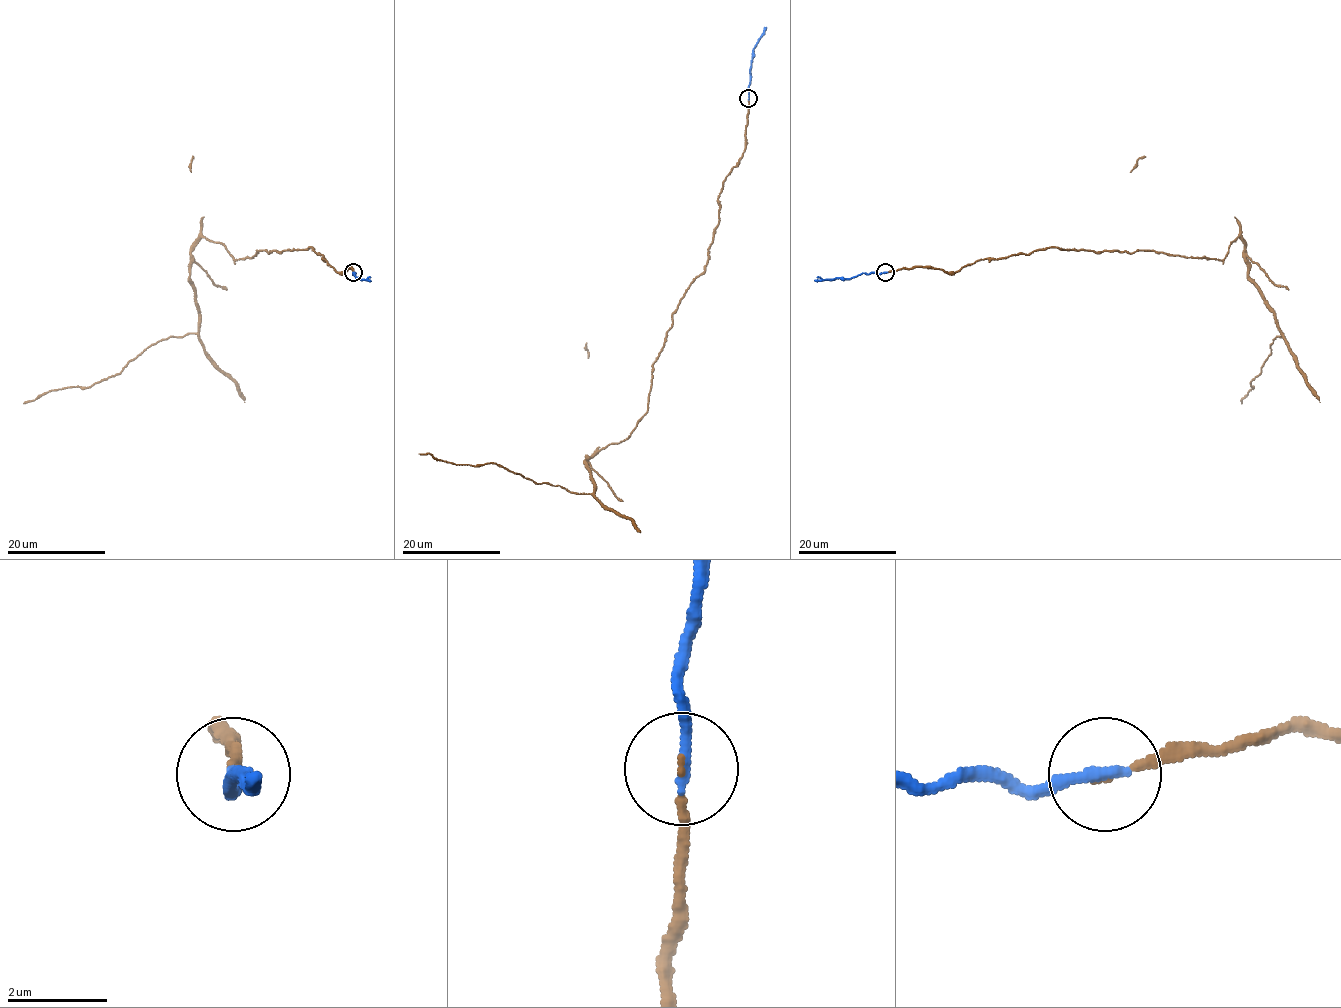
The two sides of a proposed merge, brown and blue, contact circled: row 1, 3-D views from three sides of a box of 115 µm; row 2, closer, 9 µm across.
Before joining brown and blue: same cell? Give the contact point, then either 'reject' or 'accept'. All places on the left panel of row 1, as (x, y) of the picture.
(353, 272) | accept

